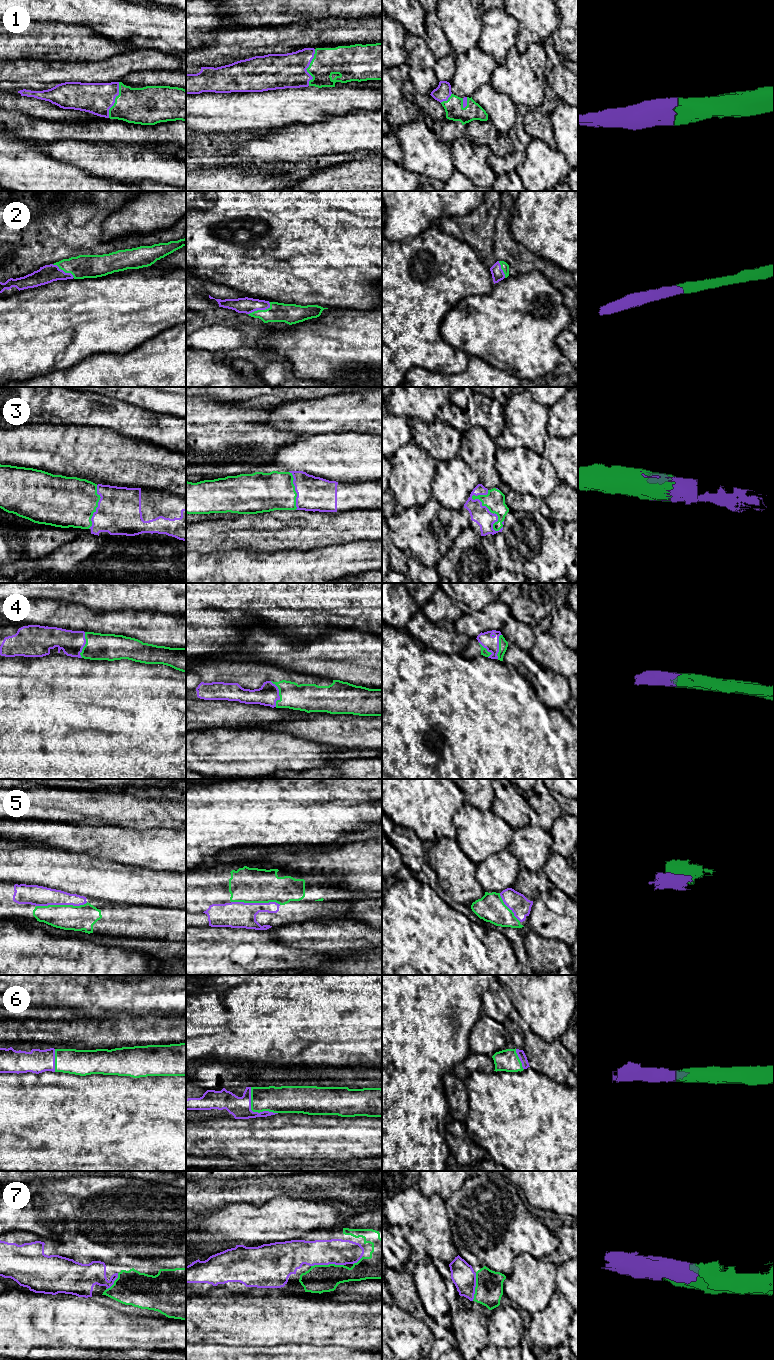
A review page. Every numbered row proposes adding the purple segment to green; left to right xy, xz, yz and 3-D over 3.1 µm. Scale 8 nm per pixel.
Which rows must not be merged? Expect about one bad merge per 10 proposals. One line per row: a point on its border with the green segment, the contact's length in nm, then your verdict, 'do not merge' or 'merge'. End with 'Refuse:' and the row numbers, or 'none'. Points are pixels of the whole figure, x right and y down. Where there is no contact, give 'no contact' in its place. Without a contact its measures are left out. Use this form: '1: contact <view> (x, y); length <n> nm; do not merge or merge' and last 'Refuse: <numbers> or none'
1: contact xz (308, 67); length 300 nm; merge
2: contact xz (260, 310); length 200 nm; merge
3: contact yz (491, 512); length 360 nm; merge
4: contact xz (279, 693); length 220 nm; merge
5: contact xy (61, 905); length 420 nm; merge
6: contact xz (253, 1111); length 300 nm; merge
7: contact xz (327, 1265); length 260 nm; merge
Refuse: none

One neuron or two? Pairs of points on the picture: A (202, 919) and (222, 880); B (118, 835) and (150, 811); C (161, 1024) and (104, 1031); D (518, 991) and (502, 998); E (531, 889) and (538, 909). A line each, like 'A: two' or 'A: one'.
A: one
B: two
C: one
D: two
E: two

